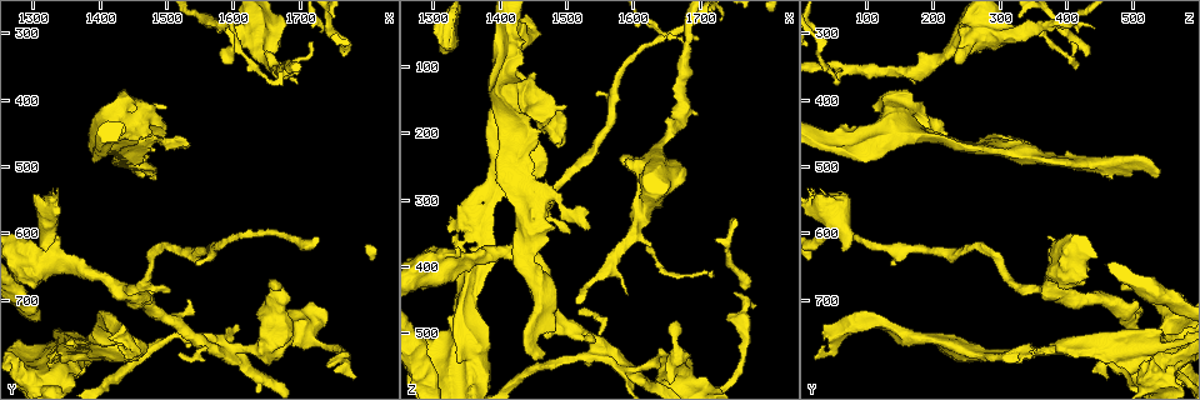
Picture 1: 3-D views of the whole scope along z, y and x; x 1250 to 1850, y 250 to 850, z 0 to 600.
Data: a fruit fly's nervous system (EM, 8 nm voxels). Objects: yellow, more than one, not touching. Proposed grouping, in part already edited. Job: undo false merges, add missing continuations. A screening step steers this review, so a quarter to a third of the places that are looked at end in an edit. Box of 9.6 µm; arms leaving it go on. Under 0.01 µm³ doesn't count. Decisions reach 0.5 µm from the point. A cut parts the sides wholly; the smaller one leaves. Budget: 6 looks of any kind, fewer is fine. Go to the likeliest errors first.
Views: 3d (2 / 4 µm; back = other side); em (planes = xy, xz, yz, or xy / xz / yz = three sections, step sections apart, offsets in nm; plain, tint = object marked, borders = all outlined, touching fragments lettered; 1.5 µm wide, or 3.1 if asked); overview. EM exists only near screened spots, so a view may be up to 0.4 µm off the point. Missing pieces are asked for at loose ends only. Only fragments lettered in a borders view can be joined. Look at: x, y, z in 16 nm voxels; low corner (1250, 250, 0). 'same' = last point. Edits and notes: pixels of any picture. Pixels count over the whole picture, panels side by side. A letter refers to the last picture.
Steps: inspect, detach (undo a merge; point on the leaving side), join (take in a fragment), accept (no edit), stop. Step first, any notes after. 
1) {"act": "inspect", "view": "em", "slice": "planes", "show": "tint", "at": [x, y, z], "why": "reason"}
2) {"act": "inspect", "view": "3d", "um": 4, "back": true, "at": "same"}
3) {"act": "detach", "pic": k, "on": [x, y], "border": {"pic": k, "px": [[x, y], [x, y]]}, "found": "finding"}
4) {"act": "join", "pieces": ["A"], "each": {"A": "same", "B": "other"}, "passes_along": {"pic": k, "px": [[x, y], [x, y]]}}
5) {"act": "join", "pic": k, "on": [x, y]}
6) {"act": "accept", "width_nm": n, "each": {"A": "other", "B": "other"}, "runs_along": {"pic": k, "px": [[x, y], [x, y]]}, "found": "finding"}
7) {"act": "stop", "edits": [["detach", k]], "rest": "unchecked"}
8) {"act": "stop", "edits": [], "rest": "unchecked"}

{"act": "inspect", "view": "3d", "um": 2, "at": [1460, 515, 540], "why": "branch stops here"}

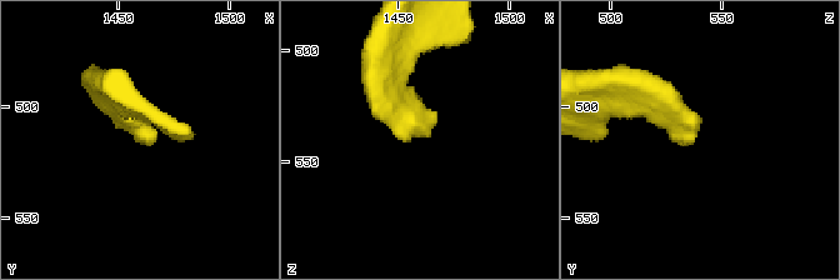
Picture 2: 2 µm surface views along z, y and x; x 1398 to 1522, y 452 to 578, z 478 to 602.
{"act": "inspect", "view": "em", "slice": "planes", "show": "borders", "at": [1461, 515, 538]}

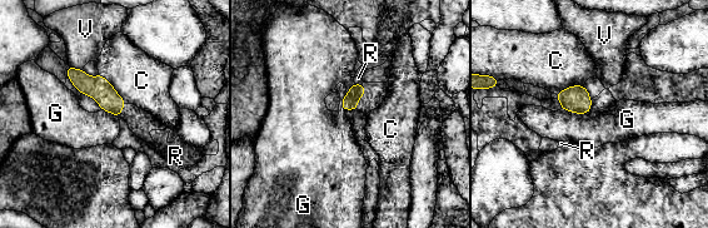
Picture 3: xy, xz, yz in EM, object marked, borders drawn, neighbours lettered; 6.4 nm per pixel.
{"act": "join", "pic": 3, "on": [358, 78], "each": {"C": "other", "G": "other", "R": "same", "V": "other"}, "found": "it goes on there"}

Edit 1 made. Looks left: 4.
{"act": "inspect", "view": "overview"}

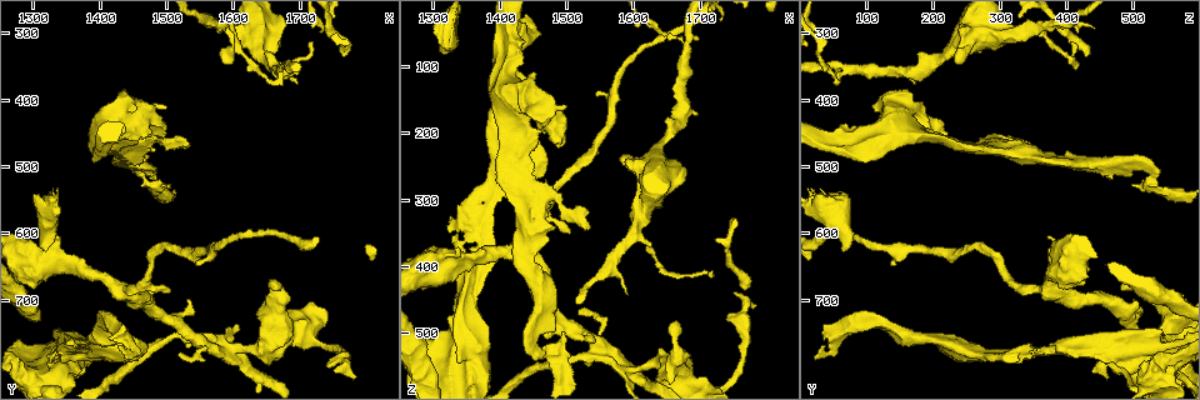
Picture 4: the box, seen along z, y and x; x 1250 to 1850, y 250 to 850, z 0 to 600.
{"act": "inspect", "view": "em", "slice": "xy", "step": 8, "show": "tint", "at": [1660, 680, 505], "why": "narrows sharply"}

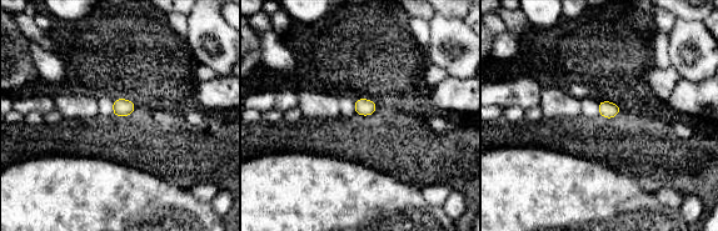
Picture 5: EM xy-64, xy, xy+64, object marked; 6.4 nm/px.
{"act": "inspect", "view": "em", "slice": "planes", "show": "borders", "at": "same"}

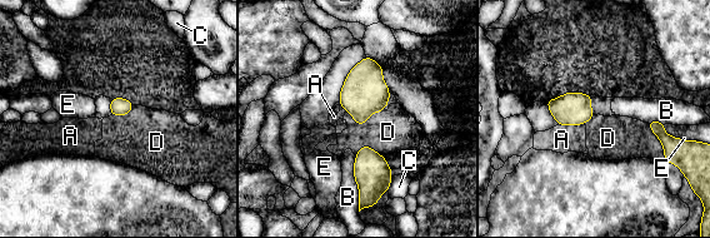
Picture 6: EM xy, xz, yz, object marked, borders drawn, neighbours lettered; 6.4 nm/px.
{"act": "accept", "width_nm": 110, "each": {"A": "other", "B": "other", "C": "other", "D": "other", "E": "other"}, "found": "continuous, no second cell"}

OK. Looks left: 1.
{"act": "stop", "edits": [["join", 3]], "rest": "unchecked"}

